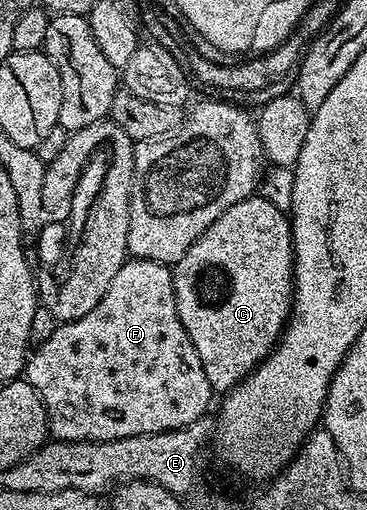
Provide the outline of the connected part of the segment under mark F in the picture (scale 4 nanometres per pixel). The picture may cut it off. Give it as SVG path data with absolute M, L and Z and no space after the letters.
M130 258L126 261L119 269L119 273L115 273L107 293L103 293L103 301L99 301L99 305L95 305L95 309L91 309L87 317L79 317L70 323L58 325L55 333L51 333L51 338L36 344L35 350L28 356L23 375L43 401L49 418L49 435L62 443L102 443L136 435L158 435L164 431L178 431L181 427L189 427L195 420L202 418L209 407L209 398L214 398L215 395L207 381L207 373L203 373L199 353L195 353L195 345L191 345L191 337L187 337L187 329L183 329L183 321L179 321L172 270L166 264L156 263L150 259Z

